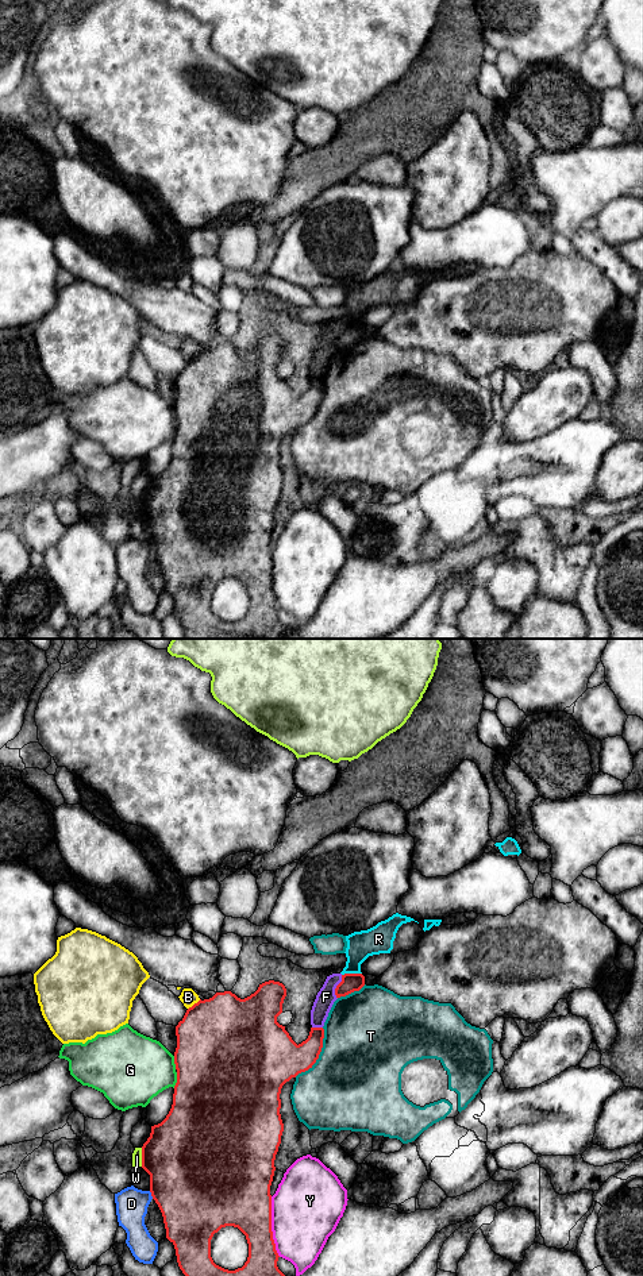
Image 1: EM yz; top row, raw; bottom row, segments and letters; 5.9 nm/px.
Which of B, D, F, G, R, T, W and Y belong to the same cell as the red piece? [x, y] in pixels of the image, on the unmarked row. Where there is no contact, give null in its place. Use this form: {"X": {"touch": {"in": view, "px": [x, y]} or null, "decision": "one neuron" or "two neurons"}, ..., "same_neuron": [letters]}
{"B": {"touch": {"in": "yz", "px": [195, 355]}, "decision": "two neurons"}, "D": {"touch": {"in": "yz", "px": [151, 547]}, "decision": "two neurons"}, "F": {"touch": {"in": "yz", "px": [337, 339]}, "decision": "two neurons"}, "G": {"touch": {"in": "yz", "px": [177, 432]}, "decision": "two neurons"}, "R": {"touch": {"in": "yz", "px": [351, 326]}, "decision": "two neurons"}, "T": {"touch": {"in": "yz", "px": [319, 405]}, "decision": "two neurons"}, "W": {"touch": {"in": "yz", "px": [142, 509]}, "decision": "two neurons"}, "Y": {"touch": {"in": "yz", "px": [270, 578]}, "decision": "two neurons"}, "same_neuron": []}

